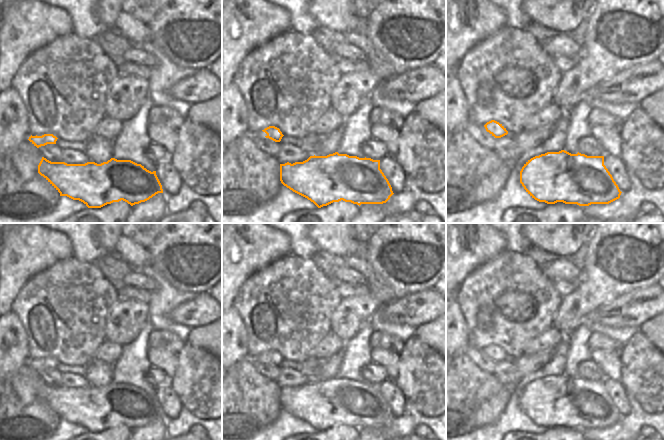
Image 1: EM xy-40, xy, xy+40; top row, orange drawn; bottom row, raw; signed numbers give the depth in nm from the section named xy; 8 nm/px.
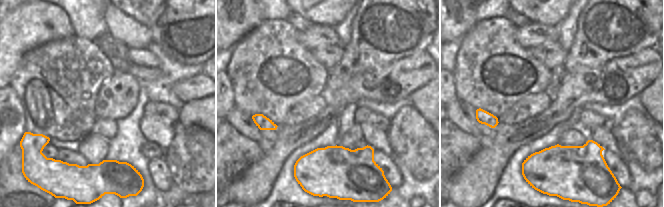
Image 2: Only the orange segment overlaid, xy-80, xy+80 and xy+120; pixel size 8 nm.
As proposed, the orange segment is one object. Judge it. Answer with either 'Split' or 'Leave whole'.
Leave whole

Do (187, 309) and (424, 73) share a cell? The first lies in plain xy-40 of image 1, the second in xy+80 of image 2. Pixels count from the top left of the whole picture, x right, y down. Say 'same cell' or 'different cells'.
same cell

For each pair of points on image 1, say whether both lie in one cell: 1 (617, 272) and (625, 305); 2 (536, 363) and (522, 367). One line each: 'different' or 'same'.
1: different
2: same

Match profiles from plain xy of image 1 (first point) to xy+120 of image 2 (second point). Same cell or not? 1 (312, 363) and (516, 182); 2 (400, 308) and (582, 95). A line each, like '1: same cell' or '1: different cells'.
1: different cells
2: same cell

